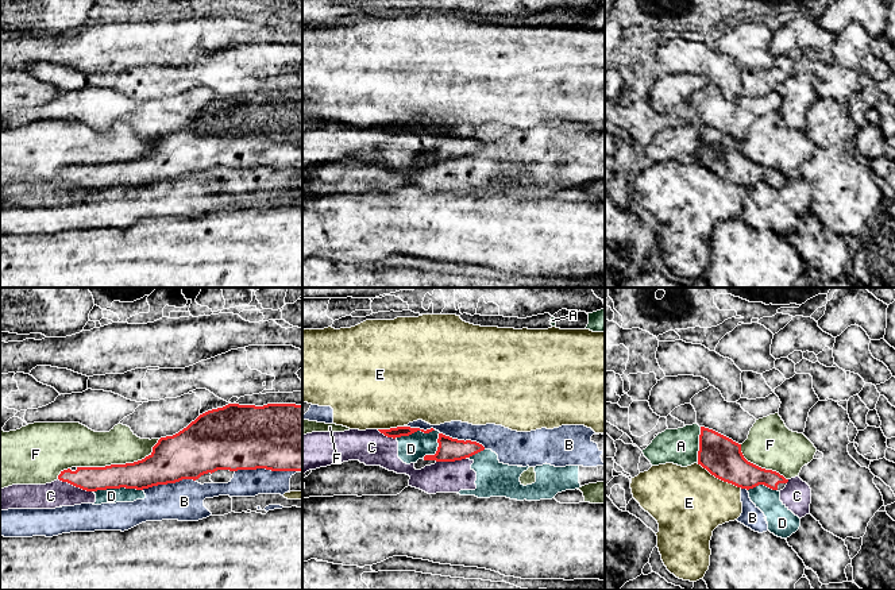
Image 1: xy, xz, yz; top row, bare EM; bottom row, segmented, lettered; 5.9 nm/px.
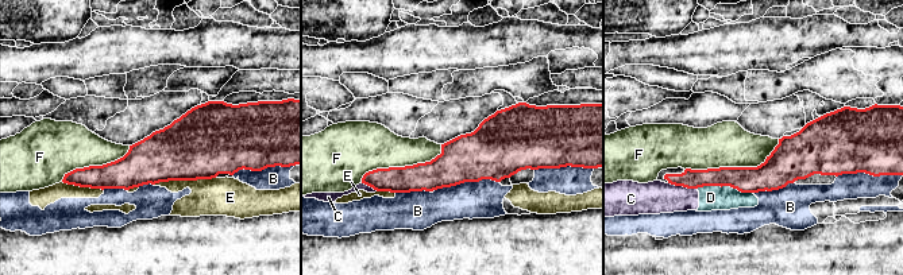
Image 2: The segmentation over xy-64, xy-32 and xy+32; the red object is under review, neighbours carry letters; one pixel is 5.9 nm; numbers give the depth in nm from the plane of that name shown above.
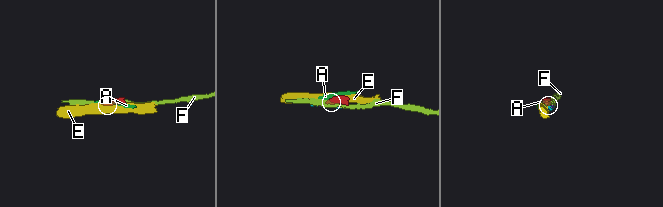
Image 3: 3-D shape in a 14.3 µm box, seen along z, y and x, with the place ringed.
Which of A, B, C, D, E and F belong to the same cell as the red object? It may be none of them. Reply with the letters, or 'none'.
none

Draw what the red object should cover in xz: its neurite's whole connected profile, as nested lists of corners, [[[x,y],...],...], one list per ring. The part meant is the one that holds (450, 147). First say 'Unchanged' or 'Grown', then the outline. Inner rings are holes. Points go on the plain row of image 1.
Grown. [[[439,131],[437,136],[439,144],[435,153],[425,153],[414,161],[416,167],[421,167],[425,163],[435,162],[436,159],[455,159],[470,155],[485,144],[477,139],[471,138],[458,138],[443,131]]]

